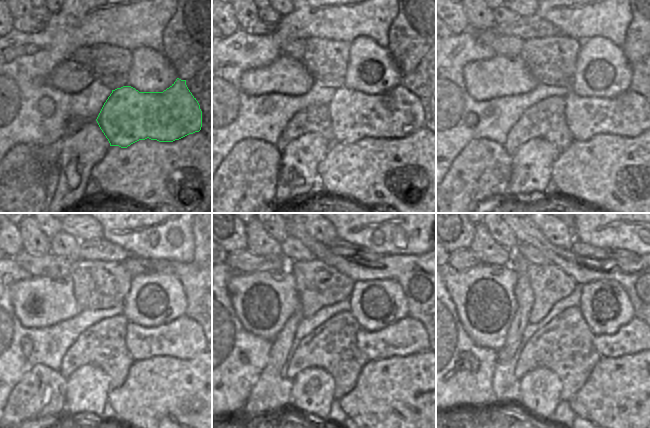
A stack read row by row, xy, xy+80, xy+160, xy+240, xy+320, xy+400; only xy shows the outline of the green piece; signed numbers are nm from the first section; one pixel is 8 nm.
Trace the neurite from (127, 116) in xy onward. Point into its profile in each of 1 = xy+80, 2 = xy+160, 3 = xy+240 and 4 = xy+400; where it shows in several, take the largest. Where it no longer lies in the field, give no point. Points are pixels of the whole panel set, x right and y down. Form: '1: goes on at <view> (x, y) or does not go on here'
1: goes on at xy+80 (398, 112)
2: goes on at xy+160 (628, 114)
3: goes on at xy+240 (183, 338)
4: goes on at xy+400 (636, 336)

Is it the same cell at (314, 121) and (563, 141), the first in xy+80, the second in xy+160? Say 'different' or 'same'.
same

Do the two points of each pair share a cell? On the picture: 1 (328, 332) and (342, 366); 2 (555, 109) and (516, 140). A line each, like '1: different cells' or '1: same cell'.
1: same cell
2: same cell

